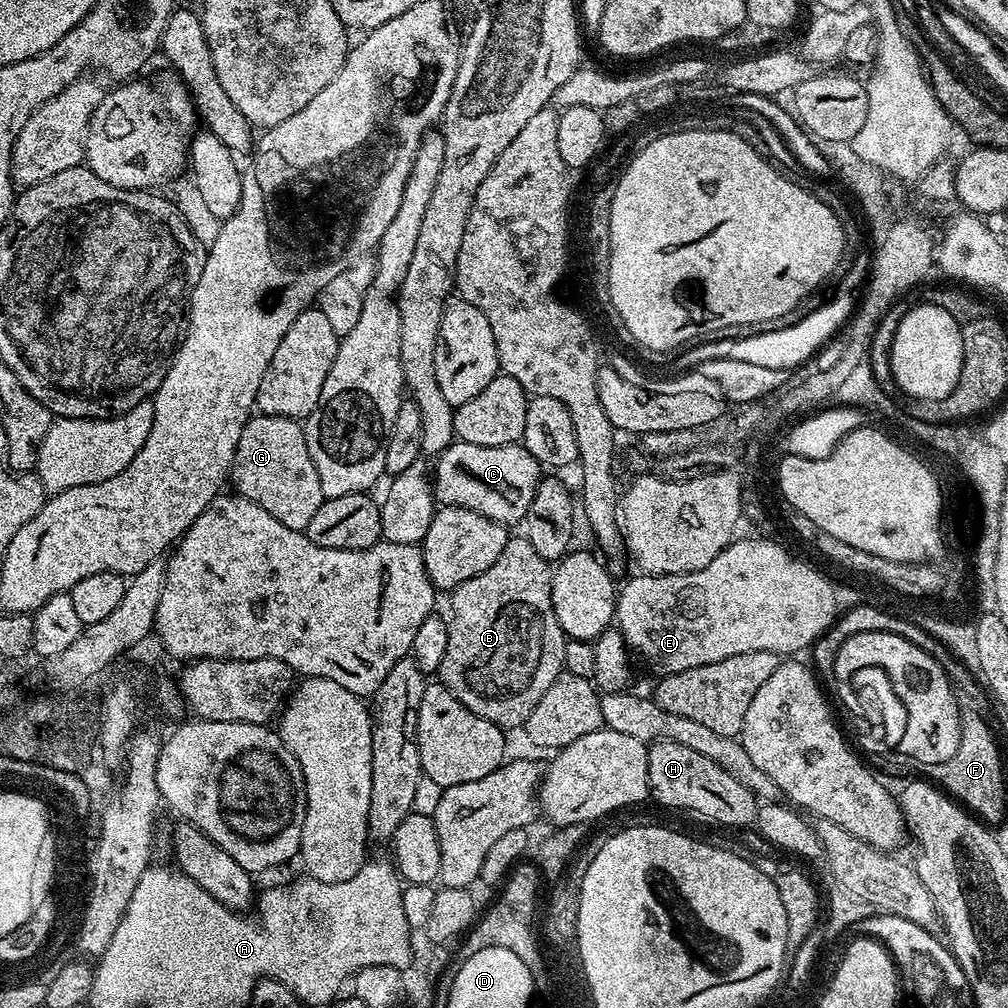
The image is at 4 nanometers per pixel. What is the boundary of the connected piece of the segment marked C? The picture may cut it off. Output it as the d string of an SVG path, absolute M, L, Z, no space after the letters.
M456 440L435 457L436 469L431 469L432 491L441 505L474 510L486 518L505 526L513 526L525 519L530 502L534 502L536 488L542 479L542 466L517 442L506 446L474 446Z

